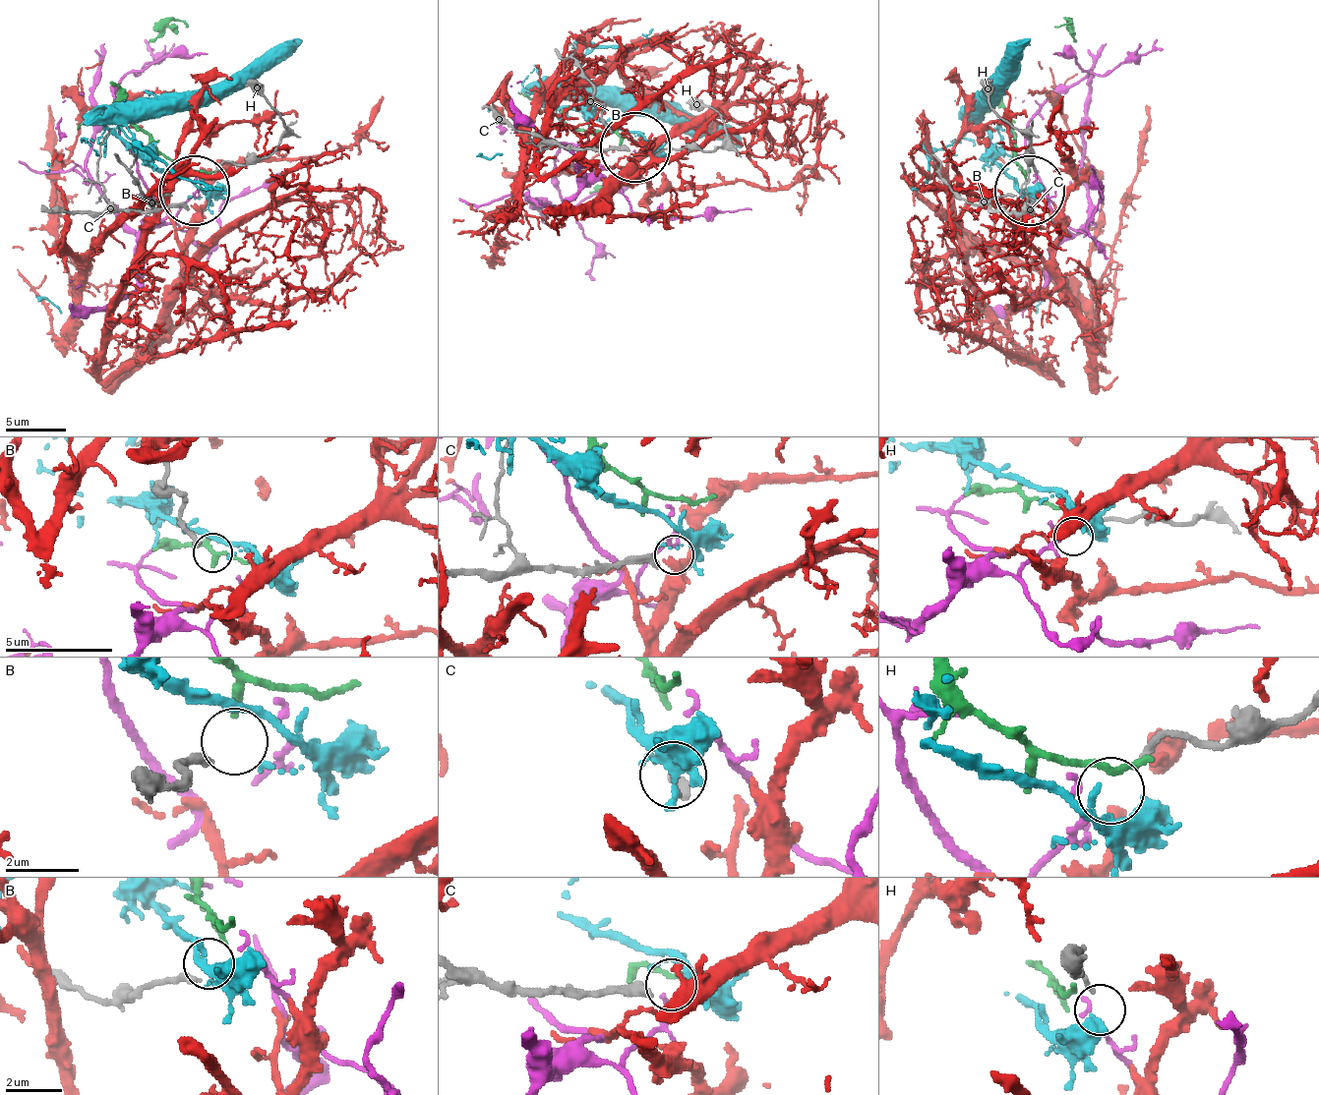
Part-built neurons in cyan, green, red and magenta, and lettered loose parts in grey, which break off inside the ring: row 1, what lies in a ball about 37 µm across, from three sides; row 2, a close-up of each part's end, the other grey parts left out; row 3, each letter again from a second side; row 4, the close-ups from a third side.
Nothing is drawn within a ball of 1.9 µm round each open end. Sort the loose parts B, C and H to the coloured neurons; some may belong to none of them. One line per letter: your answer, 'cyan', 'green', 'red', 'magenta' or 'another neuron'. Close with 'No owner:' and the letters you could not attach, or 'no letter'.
B: another neuron
C: another neuron
H: magenta
No owner: B, C

